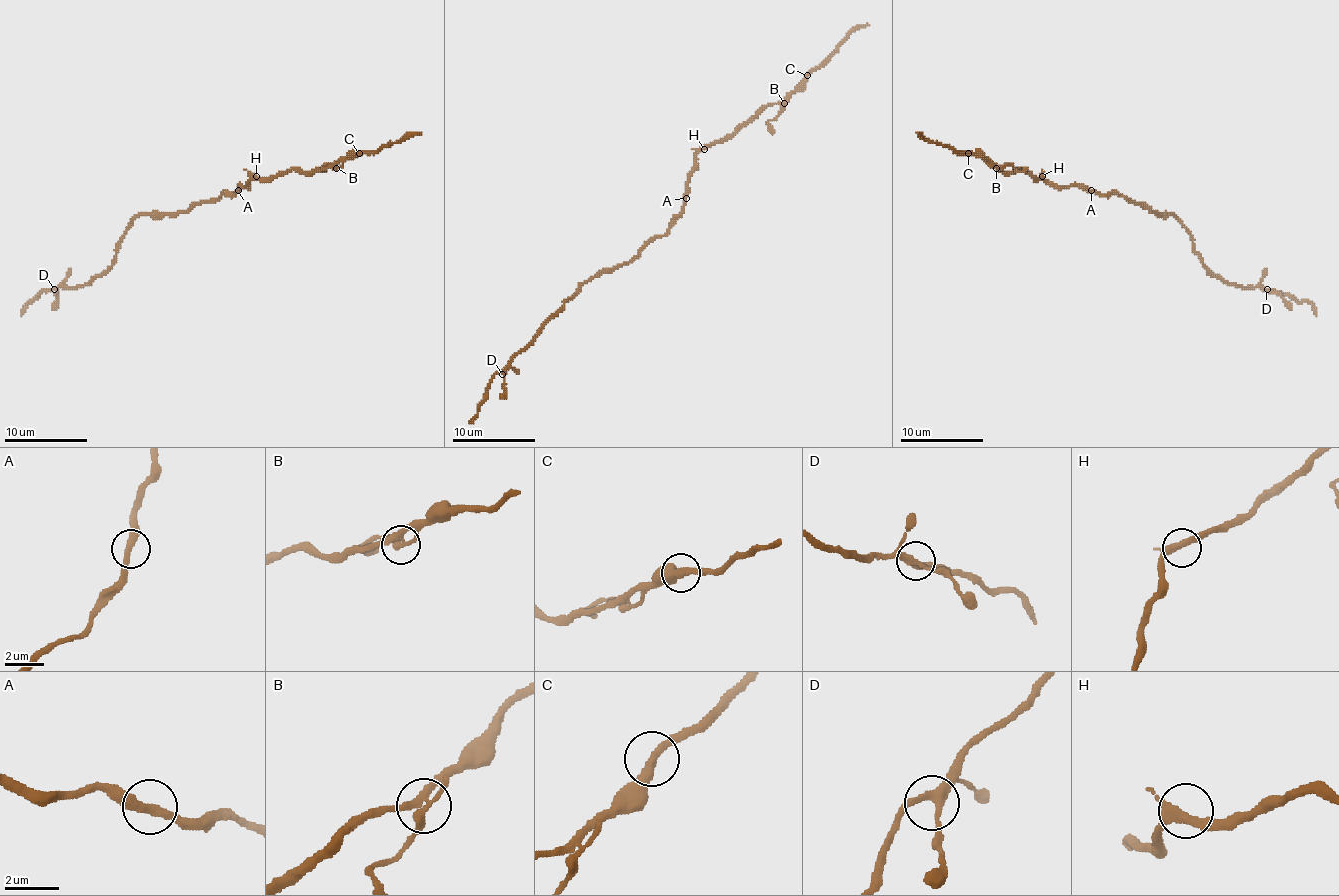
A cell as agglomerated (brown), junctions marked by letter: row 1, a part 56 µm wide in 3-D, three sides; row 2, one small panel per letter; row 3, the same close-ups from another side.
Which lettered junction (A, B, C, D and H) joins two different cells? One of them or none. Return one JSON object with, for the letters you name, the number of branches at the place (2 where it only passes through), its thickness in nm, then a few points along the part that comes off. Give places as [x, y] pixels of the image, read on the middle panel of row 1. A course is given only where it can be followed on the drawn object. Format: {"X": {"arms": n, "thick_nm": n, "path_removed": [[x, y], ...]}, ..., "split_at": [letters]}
{"split_at": []}

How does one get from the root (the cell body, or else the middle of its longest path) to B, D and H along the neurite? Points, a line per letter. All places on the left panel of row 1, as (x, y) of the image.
B: (215, 200), (223, 194), (233, 194), (252, 180), (283, 176), (291, 169), (318, 171), (336, 167)
D: (215, 200), (196, 202), (180, 213), (143, 213), (122, 235), (116, 258), (106, 270), (79, 287), (54, 289)
H: (215, 200), (223, 194), (233, 194), (256, 176)

